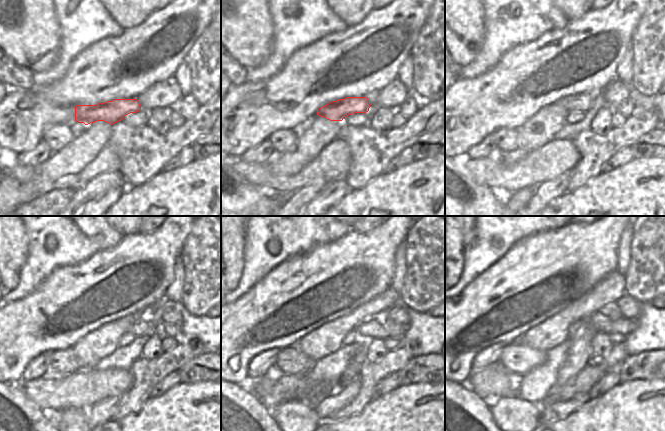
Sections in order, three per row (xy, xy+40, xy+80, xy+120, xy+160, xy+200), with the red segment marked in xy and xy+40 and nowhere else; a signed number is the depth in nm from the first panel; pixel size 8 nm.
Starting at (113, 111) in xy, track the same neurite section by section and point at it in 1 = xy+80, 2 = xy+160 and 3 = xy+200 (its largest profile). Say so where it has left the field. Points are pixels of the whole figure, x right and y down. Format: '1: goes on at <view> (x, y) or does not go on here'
1: goes on at xy+80 (583, 103)
2: goes on at xy+160 (382, 327)
3: goes on at xy+200 (601, 324)

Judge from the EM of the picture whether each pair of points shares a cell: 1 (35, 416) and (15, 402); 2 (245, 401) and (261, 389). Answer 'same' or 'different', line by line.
1: same
2: different

